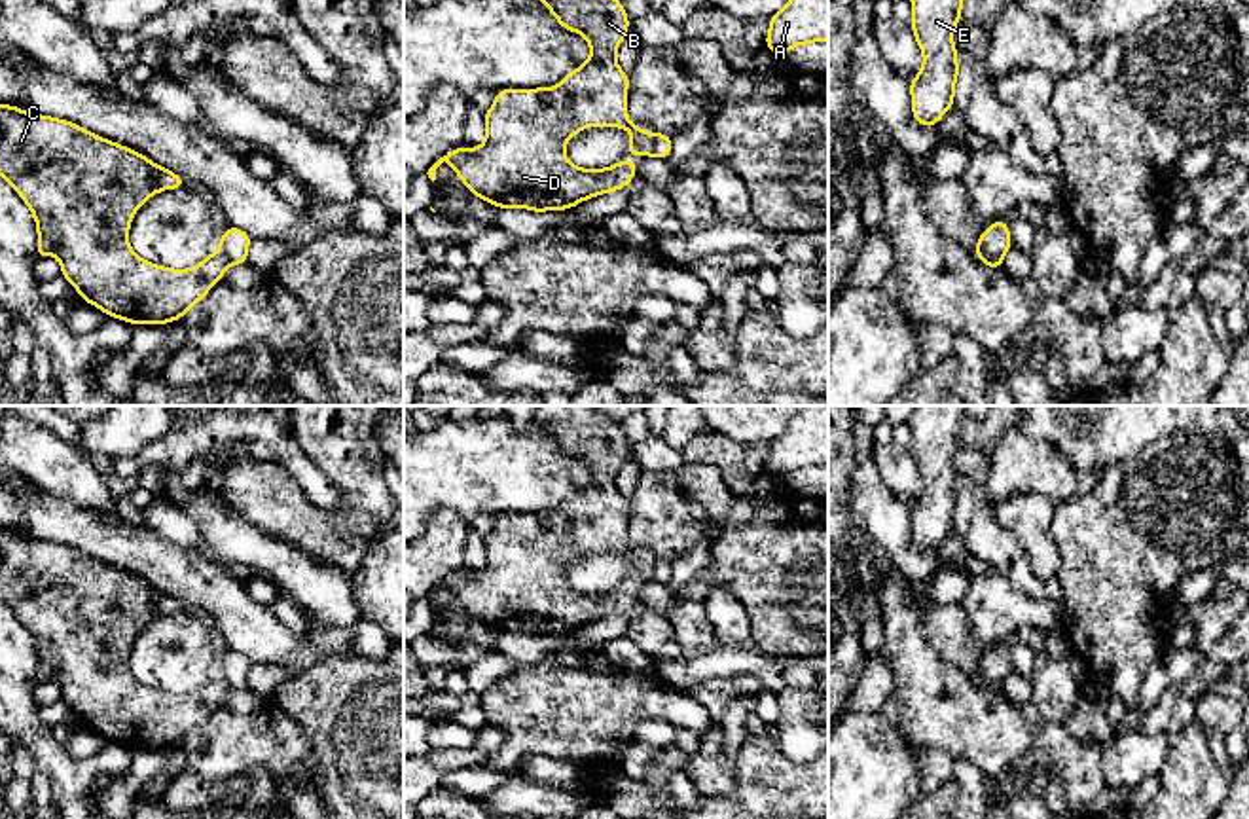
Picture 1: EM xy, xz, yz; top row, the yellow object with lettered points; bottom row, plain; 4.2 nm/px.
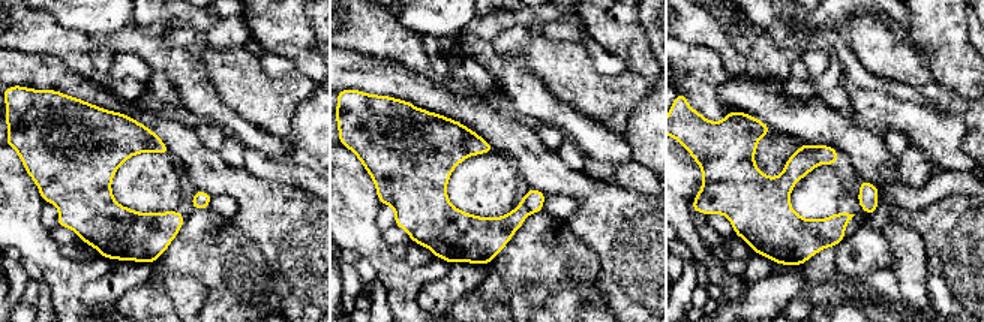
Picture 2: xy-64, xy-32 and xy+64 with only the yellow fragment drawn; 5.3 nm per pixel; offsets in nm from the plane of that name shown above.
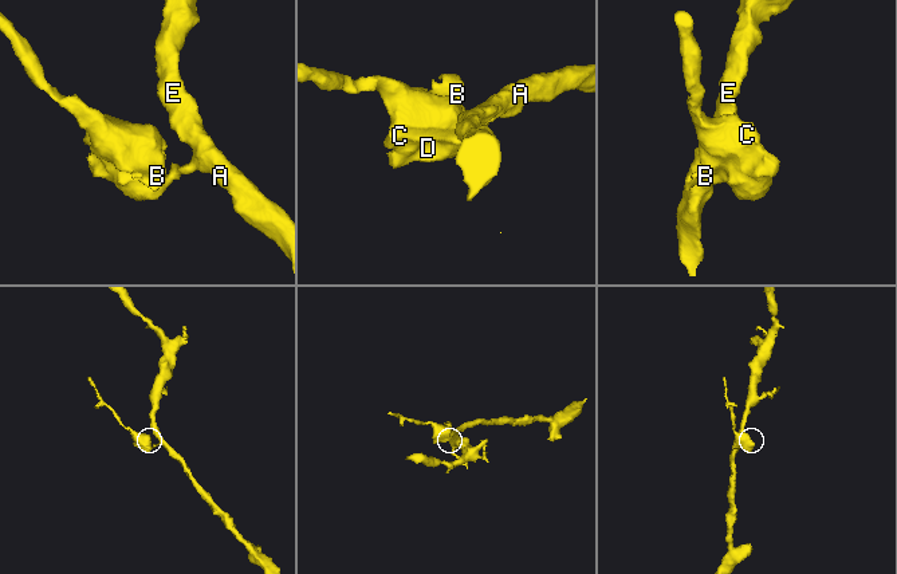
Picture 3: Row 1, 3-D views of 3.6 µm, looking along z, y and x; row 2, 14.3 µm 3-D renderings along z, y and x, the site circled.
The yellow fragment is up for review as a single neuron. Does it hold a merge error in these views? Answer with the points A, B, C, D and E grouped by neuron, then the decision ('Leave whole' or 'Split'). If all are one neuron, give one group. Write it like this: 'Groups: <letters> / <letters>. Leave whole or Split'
Groups: A E / B C D. Split

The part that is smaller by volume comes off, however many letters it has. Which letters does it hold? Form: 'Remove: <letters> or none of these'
Remove: B, C, D

